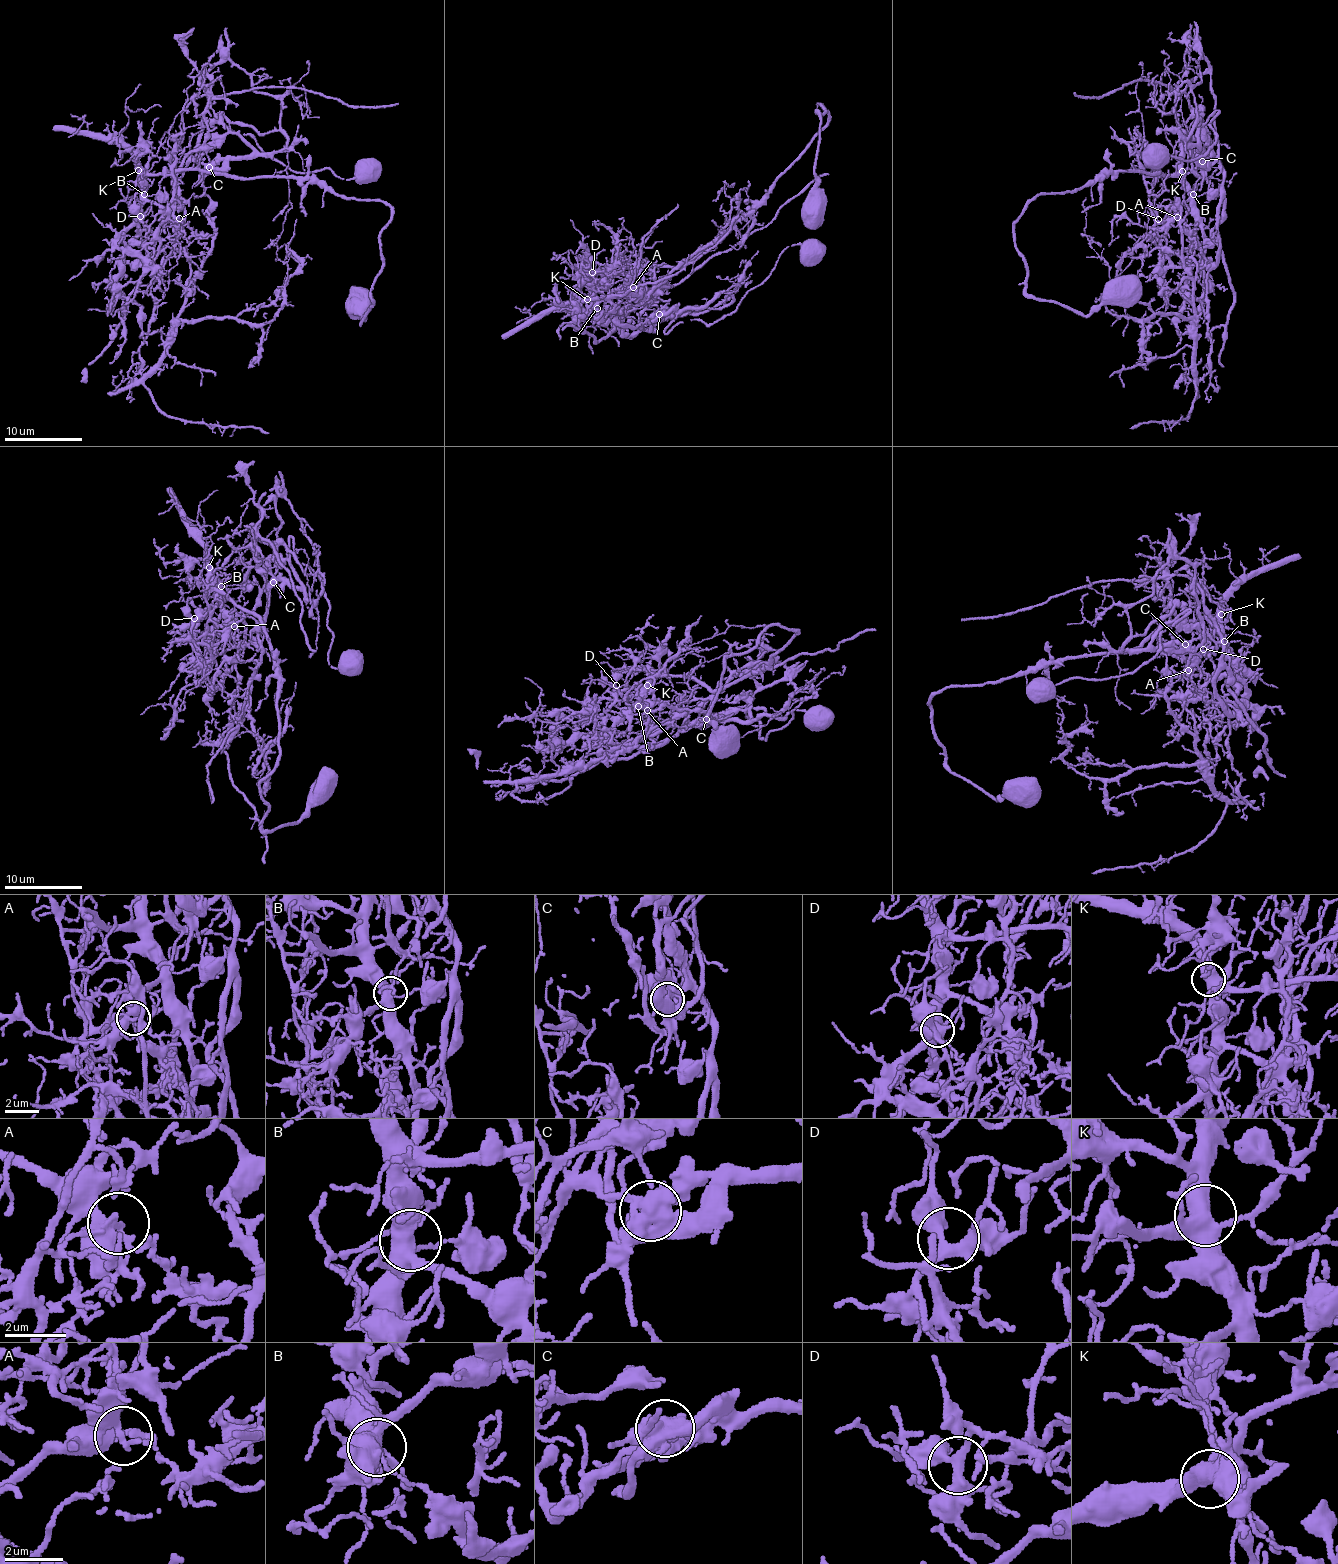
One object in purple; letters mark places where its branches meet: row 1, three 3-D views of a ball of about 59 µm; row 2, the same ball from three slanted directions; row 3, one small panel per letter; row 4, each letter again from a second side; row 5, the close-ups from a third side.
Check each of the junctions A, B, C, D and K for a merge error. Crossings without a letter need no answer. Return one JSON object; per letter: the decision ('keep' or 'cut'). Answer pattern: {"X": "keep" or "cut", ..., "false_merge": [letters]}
{"A": "cut", "B": "cut", "C": "cut", "D": "keep", "K": "keep", "false_merge": ["A", "B", "C"]}

